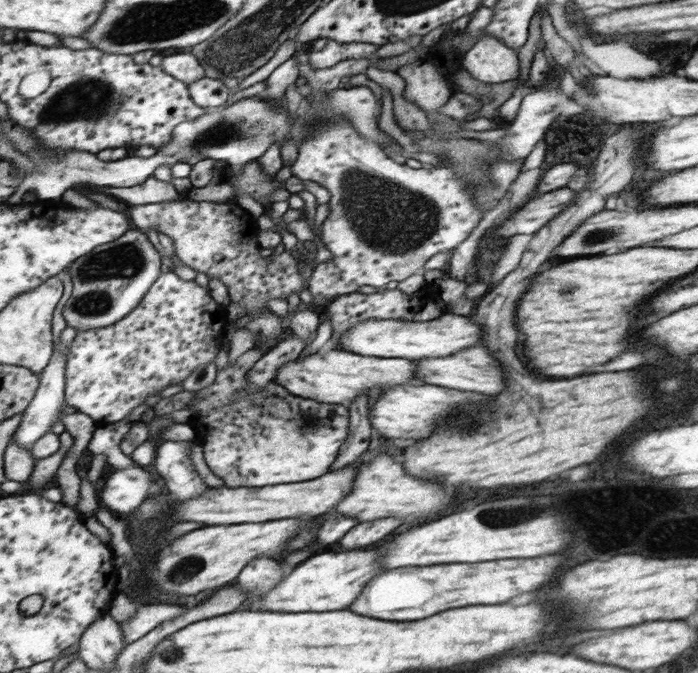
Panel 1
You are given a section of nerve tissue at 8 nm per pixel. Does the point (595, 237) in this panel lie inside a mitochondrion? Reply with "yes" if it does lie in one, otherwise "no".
yes

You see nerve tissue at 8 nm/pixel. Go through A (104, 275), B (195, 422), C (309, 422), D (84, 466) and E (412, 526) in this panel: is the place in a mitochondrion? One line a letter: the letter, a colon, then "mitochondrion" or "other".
A: mitochondrion
B: other
C: mitochondrion
D: other
E: other

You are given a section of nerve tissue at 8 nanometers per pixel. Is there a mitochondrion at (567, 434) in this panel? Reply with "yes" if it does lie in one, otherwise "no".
no

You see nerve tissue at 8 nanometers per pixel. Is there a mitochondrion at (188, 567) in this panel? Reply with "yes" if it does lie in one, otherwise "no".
yes

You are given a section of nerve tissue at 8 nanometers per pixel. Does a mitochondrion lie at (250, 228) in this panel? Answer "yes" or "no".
no

